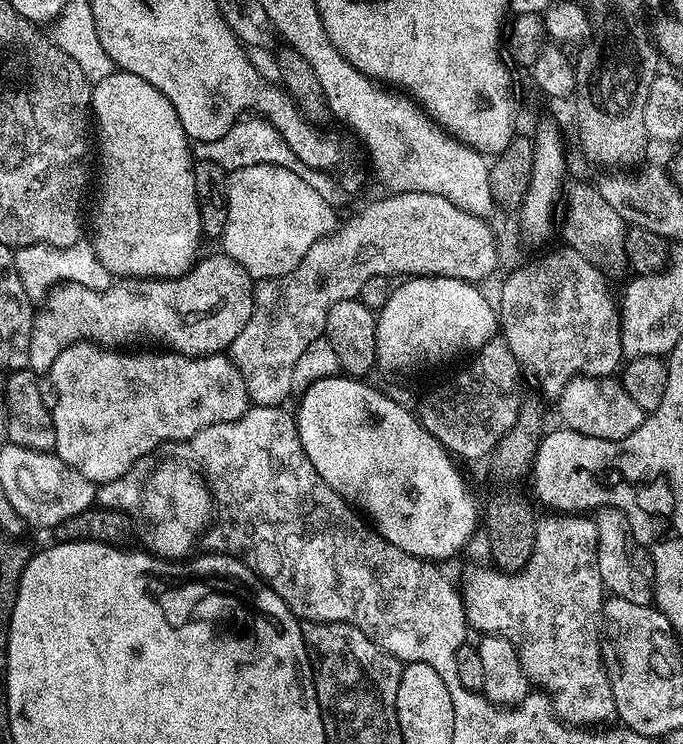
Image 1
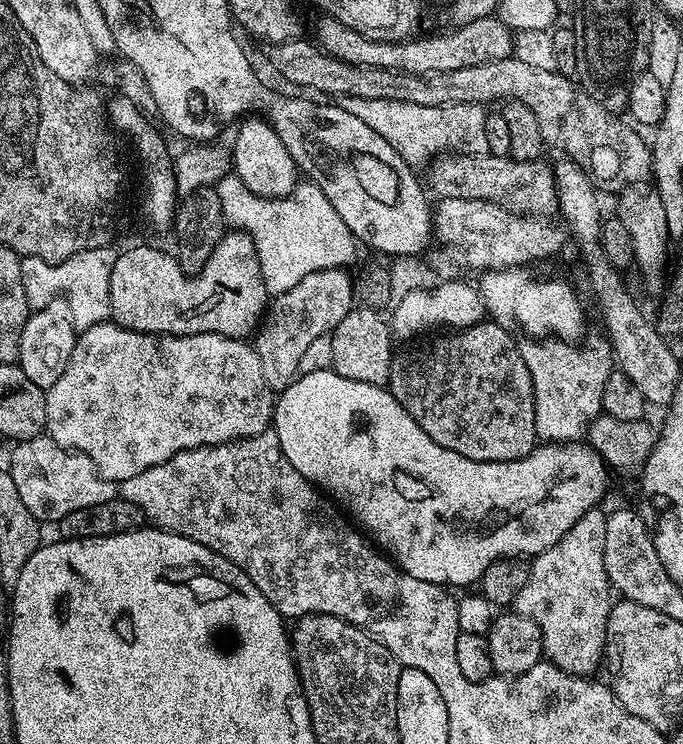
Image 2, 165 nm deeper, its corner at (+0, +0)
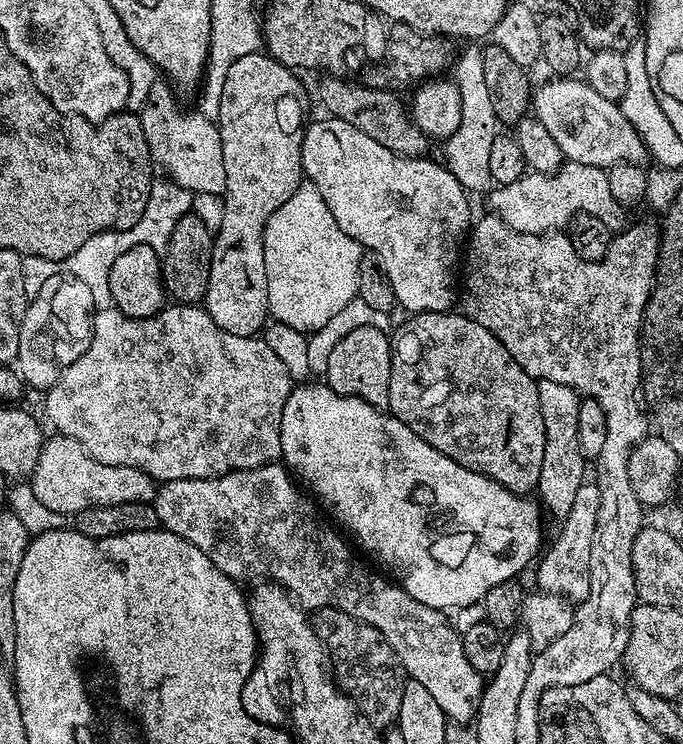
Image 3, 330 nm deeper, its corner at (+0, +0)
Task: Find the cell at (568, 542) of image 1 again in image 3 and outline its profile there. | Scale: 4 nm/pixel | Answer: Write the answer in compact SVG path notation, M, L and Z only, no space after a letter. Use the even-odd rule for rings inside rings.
M585 482L578 486L578 494L574 494L574 502L570 505L570 514L566 514L559 525L560 533L557 534L552 549L548 553L545 551L535 565L539 591L572 602L579 602L587 596L590 590L590 546L594 542L594 530L598 526L598 506L602 506L602 494L598 494L596 483Z

